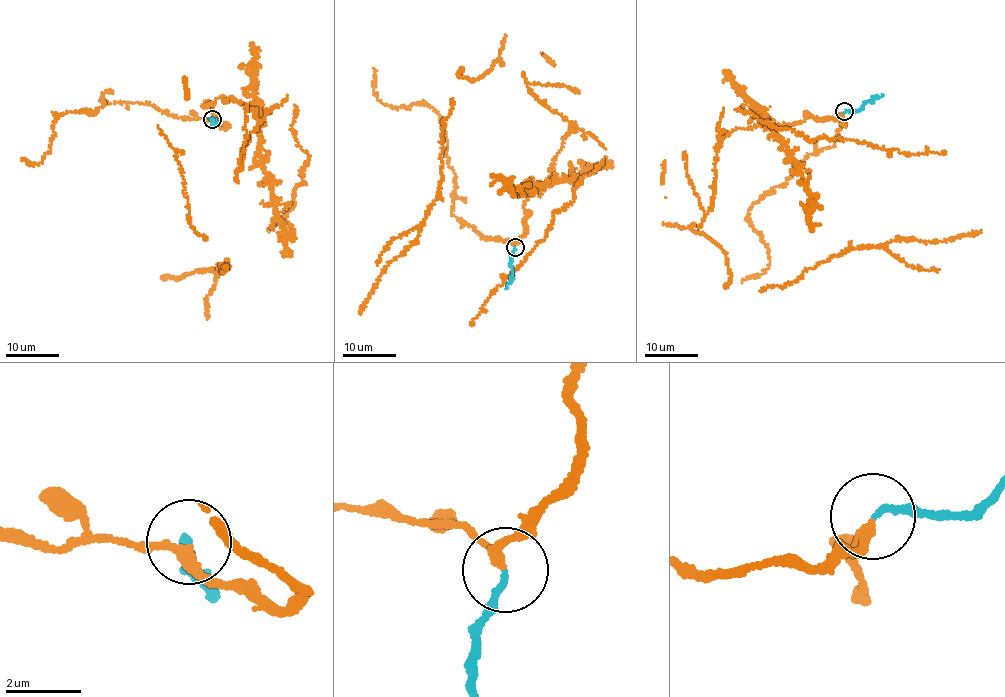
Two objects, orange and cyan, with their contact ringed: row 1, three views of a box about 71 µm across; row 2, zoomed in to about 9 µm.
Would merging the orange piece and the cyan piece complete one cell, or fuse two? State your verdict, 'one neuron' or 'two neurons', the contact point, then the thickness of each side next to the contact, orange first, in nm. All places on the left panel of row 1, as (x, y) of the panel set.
one neuron; place (212, 119); calibres 220 and 160 nm

